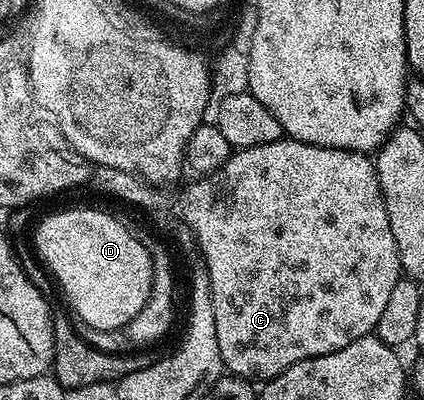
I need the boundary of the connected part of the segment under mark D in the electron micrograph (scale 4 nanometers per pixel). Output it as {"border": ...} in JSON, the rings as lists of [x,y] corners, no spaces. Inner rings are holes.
{"border":[[[62,210],[59,214],[50,214],[38,226],[38,235],[35,233],[32,238],[33,245],[38,246],[38,254],[46,261],[46,266],[52,273],[58,277],[58,282],[62,285],[62,290],[66,293],[66,298],[70,301],[72,309],[78,313],[76,316],[78,322],[88,324],[92,328],[108,328],[109,330],[121,330],[132,320],[132,316],[136,316],[136,312],[140,312],[140,308],[144,308],[144,304],[150,295],[152,288],[152,280],[154,279],[154,265],[150,259],[150,254],[146,250],[146,243],[140,237],[137,238],[128,227],[122,222],[117,222],[110,214],[105,214],[102,210]]]}

